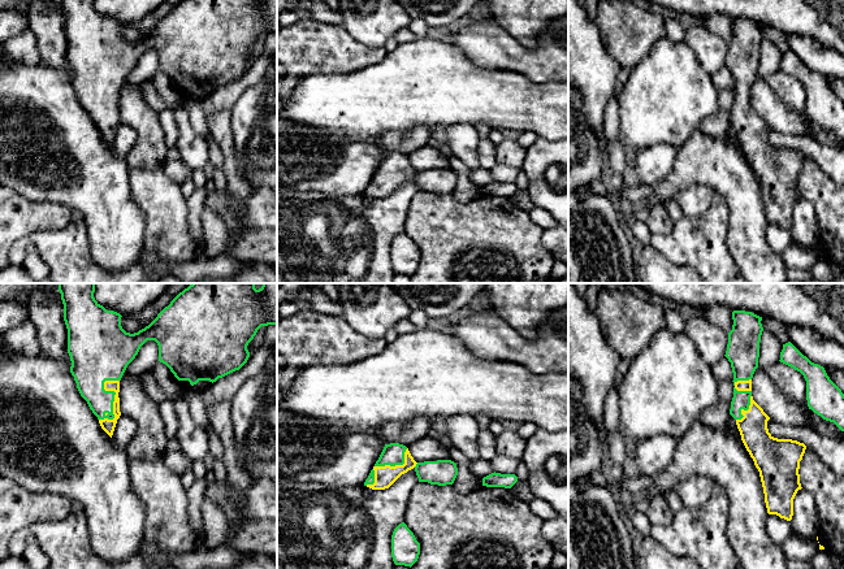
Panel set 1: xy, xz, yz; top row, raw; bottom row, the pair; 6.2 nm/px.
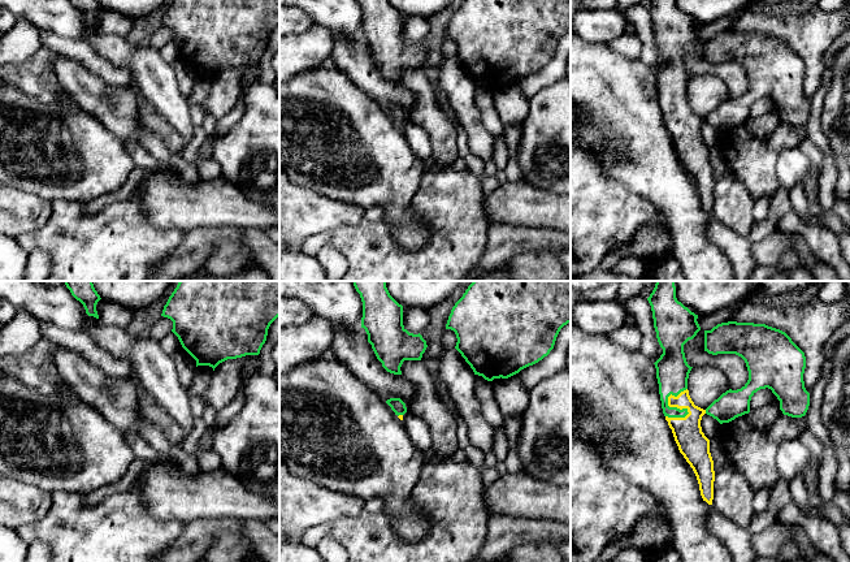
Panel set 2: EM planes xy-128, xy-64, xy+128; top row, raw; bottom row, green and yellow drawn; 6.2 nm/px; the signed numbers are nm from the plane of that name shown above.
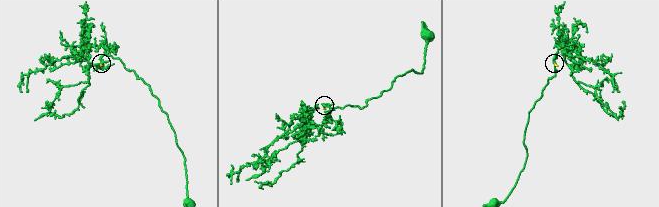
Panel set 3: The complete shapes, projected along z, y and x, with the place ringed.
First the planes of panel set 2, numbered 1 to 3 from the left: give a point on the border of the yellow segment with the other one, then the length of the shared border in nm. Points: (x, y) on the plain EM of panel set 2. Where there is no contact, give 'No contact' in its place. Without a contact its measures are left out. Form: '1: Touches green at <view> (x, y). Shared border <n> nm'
1: No contact
2: Touches green at xy-64 (399, 122). Shared border 40 nm
3: Touches green at xy+128 (676, 116). Shared border 220 nm

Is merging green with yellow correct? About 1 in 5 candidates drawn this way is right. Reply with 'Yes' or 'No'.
Yes

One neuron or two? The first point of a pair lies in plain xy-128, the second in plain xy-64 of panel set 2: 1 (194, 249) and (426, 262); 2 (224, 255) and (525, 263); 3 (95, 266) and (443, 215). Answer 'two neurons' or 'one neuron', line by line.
1: two neurons
2: one neuron
3: one neuron

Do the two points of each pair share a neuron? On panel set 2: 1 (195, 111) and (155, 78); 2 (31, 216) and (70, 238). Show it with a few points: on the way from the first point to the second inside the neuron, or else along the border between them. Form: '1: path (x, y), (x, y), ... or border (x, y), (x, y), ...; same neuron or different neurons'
1: border (189, 104), (189, 116), (194, 126); different neurons
2: border (52, 202), (50, 217), (17, 237); different neurons

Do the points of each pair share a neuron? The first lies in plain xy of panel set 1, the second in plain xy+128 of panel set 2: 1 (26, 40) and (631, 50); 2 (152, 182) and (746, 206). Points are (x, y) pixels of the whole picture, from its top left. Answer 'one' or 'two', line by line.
1: one
2: one

